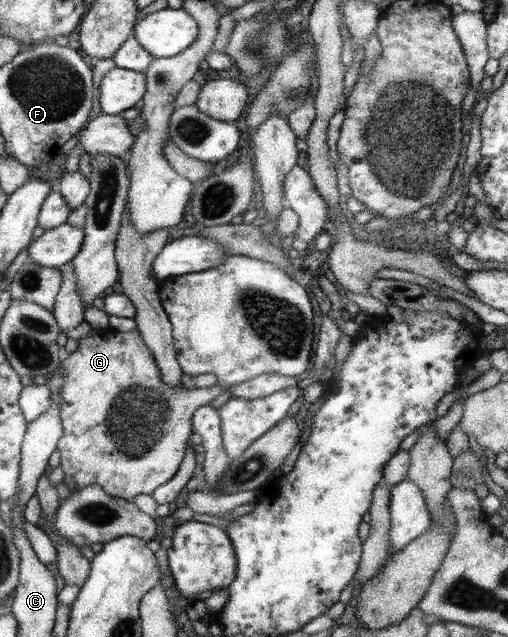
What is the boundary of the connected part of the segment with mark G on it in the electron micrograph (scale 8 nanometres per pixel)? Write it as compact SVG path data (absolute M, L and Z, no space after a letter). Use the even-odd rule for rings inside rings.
M113 328L93 329L85 338L79 338L77 344L79 346L75 352L63 354L59 365L65 378L61 384L59 402L59 416L64 432L58 442L58 450L61 452L60 467L65 475L76 480L77 487L99 485L108 495L128 501L133 501L139 494L151 495L160 484L169 482L177 474L189 449L187 440L193 434L194 409L209 405L211 400L225 393L234 398L253 401L298 385L296 377L262 374L231 388L217 385L196 390L187 390L183 386L169 387L161 381L161 371L137 328L132 332L116 332Z

